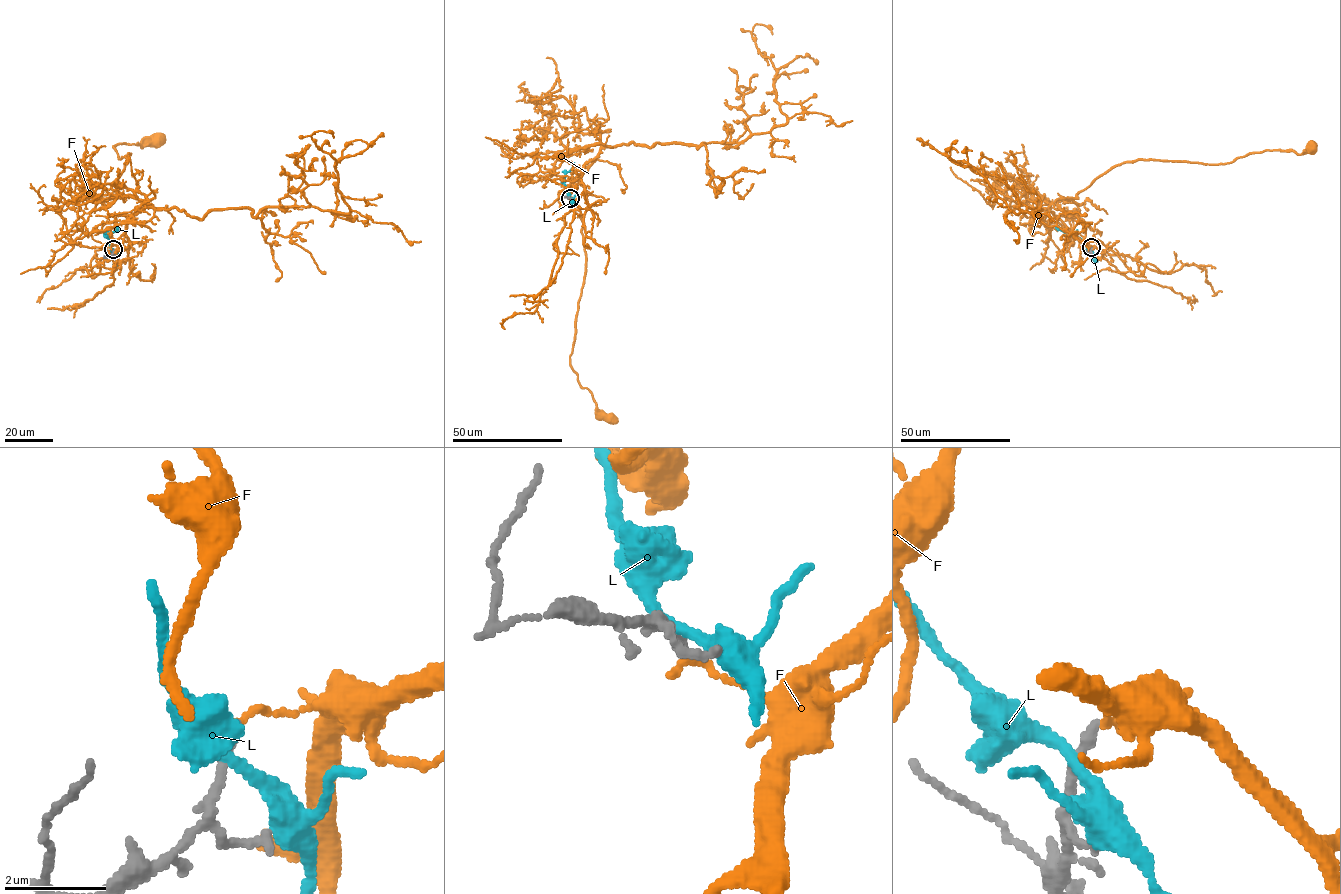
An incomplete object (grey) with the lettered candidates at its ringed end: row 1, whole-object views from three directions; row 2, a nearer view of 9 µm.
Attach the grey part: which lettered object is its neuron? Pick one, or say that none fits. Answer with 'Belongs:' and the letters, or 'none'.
Belongs: none

